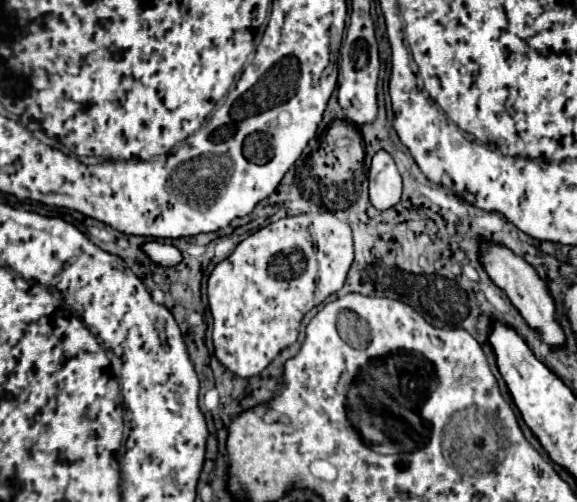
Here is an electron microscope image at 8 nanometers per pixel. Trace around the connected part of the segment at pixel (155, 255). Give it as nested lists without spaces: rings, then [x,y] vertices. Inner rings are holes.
[[[146,242],[142,246],[142,252],[160,266],[176,266],[182,262],[182,252],[174,244],[164,244],[164,242]]]

